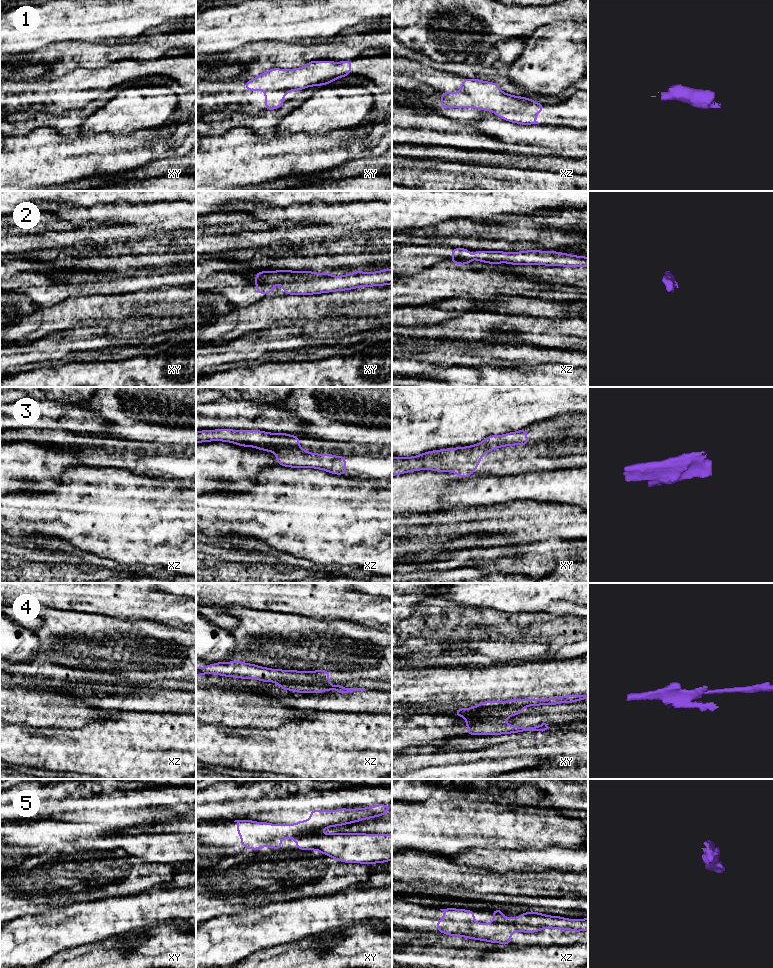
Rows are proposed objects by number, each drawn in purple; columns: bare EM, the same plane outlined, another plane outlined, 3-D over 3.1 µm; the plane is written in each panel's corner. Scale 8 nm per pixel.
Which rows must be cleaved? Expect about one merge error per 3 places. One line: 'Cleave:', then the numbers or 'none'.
Cleave: none

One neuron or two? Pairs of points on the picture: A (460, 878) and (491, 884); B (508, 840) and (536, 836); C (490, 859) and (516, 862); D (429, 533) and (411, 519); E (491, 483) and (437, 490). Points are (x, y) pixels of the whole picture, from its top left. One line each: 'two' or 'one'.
A: one
B: one
C: one
D: one
E: one

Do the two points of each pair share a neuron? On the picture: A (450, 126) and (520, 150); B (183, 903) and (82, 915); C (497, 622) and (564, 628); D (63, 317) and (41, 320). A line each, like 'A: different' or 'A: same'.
A: same
B: same
C: same
D: same

